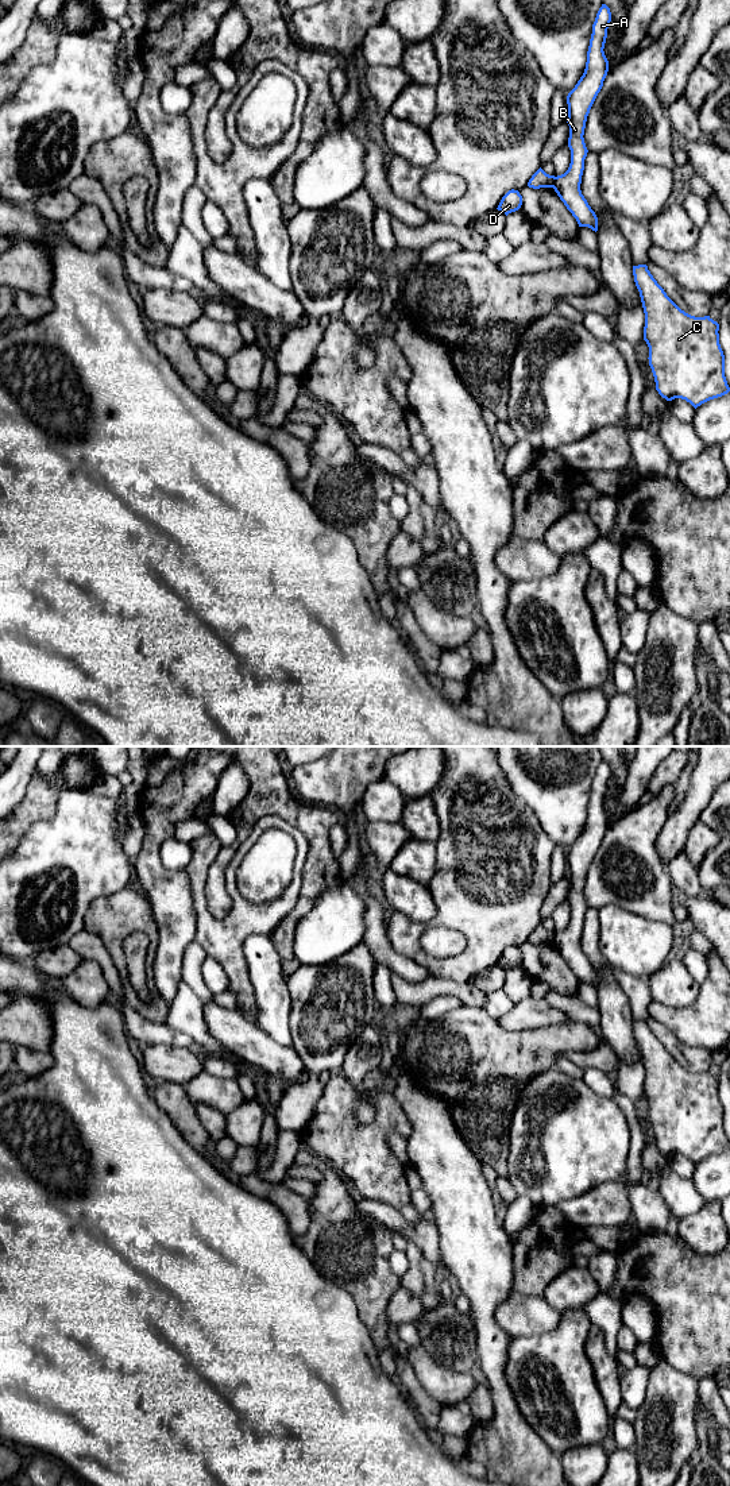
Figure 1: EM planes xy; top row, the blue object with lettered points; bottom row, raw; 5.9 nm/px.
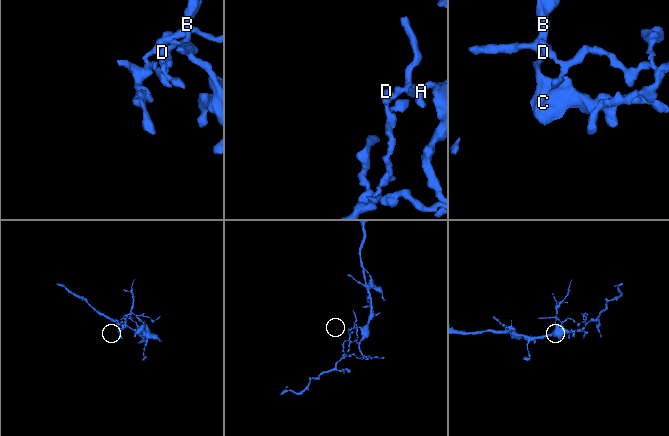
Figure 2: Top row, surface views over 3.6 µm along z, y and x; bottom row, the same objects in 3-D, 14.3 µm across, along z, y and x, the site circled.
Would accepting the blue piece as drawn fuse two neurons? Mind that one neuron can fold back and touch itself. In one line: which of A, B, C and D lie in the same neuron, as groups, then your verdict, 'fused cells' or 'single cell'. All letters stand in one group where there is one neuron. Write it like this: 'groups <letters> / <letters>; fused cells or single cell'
groups A B C / D; fused cells

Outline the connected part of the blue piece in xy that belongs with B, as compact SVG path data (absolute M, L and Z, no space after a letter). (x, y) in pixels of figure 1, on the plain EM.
M602 760L592 780L584 829L567 852L571 919L564 930L555 933L553 938L555 947L579 983L588 983L595 988L598 987L598 973L580 946L584 915L588 908L583 891L590 865L609 827L609 817L603 804L610 777L610 764Z

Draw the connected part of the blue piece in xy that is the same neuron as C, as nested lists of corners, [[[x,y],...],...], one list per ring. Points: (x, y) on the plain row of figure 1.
[[[646,1020],[633,1022],[633,1031],[645,1069],[644,1096],[649,1103],[648,1115],[658,1150],[667,1157],[685,1155],[695,1165],[710,1155],[727,1150],[730,1143],[725,1132],[725,1111],[718,1089],[719,1080],[710,1072],[695,1073],[681,1066],[657,1039]]]

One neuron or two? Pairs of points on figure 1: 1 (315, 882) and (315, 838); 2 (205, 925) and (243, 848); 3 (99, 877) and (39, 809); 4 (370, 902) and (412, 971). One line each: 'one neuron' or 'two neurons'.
1: one neuron
2: one neuron
3: two neurons
4: one neuron

